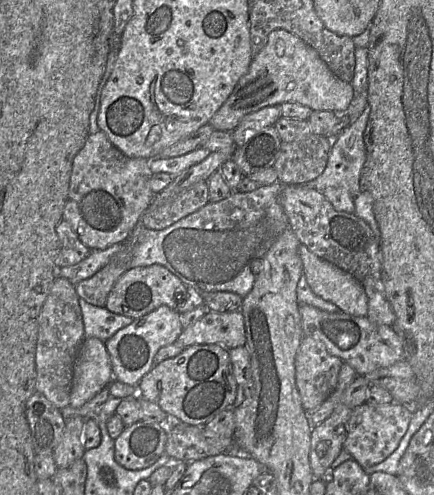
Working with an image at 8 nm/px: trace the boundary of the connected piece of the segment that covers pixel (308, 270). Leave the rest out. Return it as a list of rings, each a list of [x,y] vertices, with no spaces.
[[[303,244],[299,246],[299,255],[303,275],[317,296],[332,302],[344,313],[357,317],[366,316],[367,296],[355,277],[321,259]]]

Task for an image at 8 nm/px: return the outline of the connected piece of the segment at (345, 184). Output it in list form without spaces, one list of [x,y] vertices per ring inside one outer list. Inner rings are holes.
[[[366,104],[359,117],[357,117],[336,137],[332,139],[328,162],[322,174],[312,181],[296,185],[304,185],[308,188],[316,189],[318,191],[323,191],[328,187],[345,189],[354,201],[354,214],[367,222],[367,224],[372,229],[373,234],[380,242],[381,231],[374,216],[372,197],[368,192],[362,191],[359,184],[360,173],[366,158],[366,148],[363,135],[368,122],[370,111],[370,106]]]

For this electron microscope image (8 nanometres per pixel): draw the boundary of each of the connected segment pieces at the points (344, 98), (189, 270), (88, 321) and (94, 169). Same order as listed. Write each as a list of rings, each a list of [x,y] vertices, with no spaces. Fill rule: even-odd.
[[[274,30],[269,34],[264,48],[252,58],[248,72],[240,78],[208,124],[216,131],[232,132],[246,115],[283,103],[297,103],[312,111],[338,114],[347,110],[353,97],[351,83],[335,76],[315,49],[294,34]]]
[[[276,182],[270,185],[260,185],[257,189],[251,192],[231,192],[226,198],[218,202],[209,202],[197,211],[180,219],[171,226],[162,230],[143,229],[141,233],[135,234],[136,244],[133,247],[132,258],[129,262],[129,268],[150,266],[153,264],[160,264],[167,268],[170,272],[176,275],[187,287],[193,287],[201,294],[209,294],[216,291],[234,292],[241,295],[243,298],[252,290],[256,275],[251,271],[251,263],[256,259],[261,259],[265,256],[274,242],[281,236],[281,234],[289,228],[289,220],[281,205],[280,195],[285,187],[281,182]]]
[[[81,298],[80,307],[86,338],[95,337],[104,343],[134,321],[131,317],[113,313],[106,307],[94,306]]]
[[[103,131],[90,134],[84,147],[75,156],[63,219],[72,226],[80,240],[91,250],[101,250],[115,244],[122,244],[132,236],[155,195],[149,185],[153,175],[149,160],[151,159],[126,156],[113,145]]]

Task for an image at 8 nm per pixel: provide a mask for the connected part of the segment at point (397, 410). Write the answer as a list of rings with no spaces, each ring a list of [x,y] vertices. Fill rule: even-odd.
[[[392,401],[389,404],[370,405],[365,402],[352,409],[347,423],[345,449],[363,468],[369,468],[384,461],[397,448],[408,429],[414,409]]]

